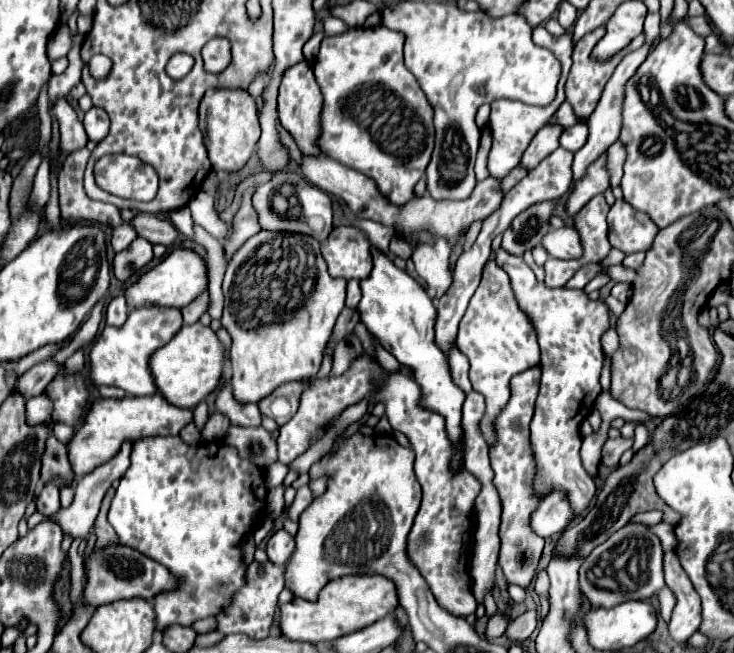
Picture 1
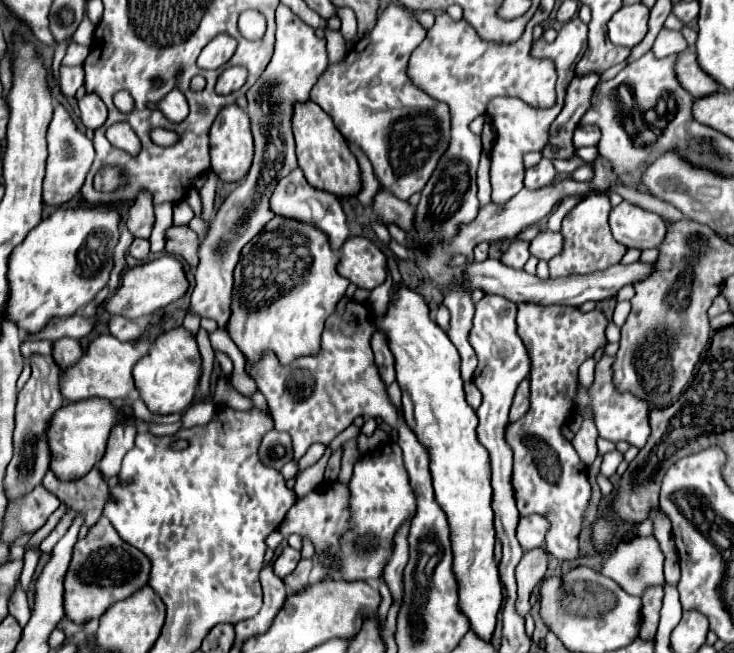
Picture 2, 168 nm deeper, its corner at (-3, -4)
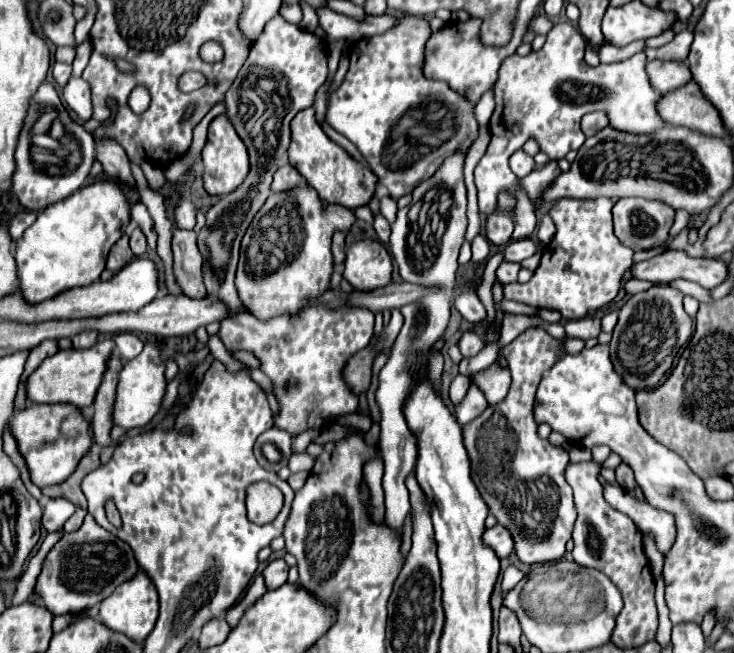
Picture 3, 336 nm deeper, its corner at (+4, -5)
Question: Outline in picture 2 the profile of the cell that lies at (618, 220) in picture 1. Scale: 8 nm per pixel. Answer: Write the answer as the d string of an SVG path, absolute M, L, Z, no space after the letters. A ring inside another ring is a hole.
M621 202L609 214L609 226L613 238L627 248L657 248L665 236L665 220L649 210L643 210L635 204Z

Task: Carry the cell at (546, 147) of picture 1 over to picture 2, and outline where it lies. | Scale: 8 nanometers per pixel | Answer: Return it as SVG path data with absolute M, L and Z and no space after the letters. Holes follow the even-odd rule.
M583 76L583 78L573 78L573 82L567 88L565 96L565 106L557 120L551 124L549 132L549 142L543 148L543 156L547 158L565 158L565 146L567 146L567 158L573 156L575 148L571 144L571 136L575 128L581 124L581 118L585 112L591 108L591 96L597 86L599 76Z

